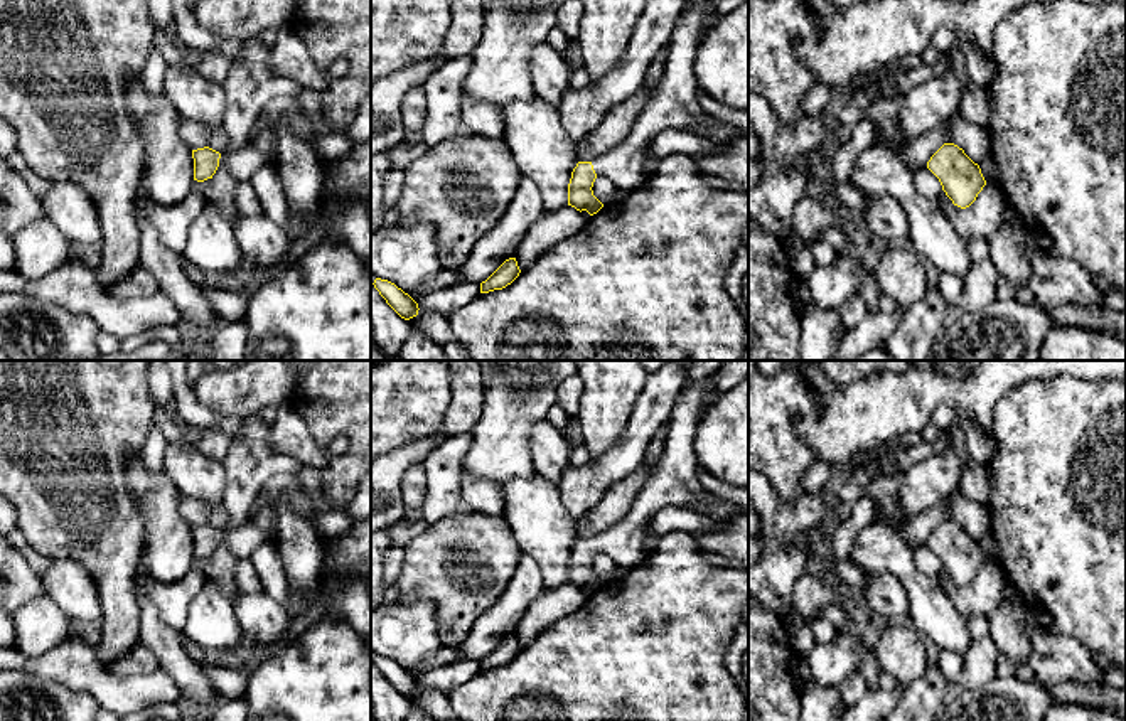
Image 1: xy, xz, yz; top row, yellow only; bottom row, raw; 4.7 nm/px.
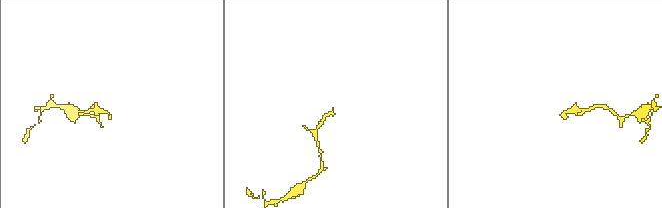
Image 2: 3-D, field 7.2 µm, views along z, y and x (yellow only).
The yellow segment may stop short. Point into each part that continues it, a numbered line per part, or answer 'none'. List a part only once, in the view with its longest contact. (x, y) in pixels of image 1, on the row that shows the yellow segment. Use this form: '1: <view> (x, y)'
1: xz (673, 105)

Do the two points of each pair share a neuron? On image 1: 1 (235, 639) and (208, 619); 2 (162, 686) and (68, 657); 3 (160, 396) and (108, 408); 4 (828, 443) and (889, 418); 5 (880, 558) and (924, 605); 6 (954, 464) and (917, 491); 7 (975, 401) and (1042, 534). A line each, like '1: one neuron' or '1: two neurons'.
1: one neuron
2: one neuron
3: two neurons
4: one neuron
5: one neuron
6: one neuron
7: two neurons

